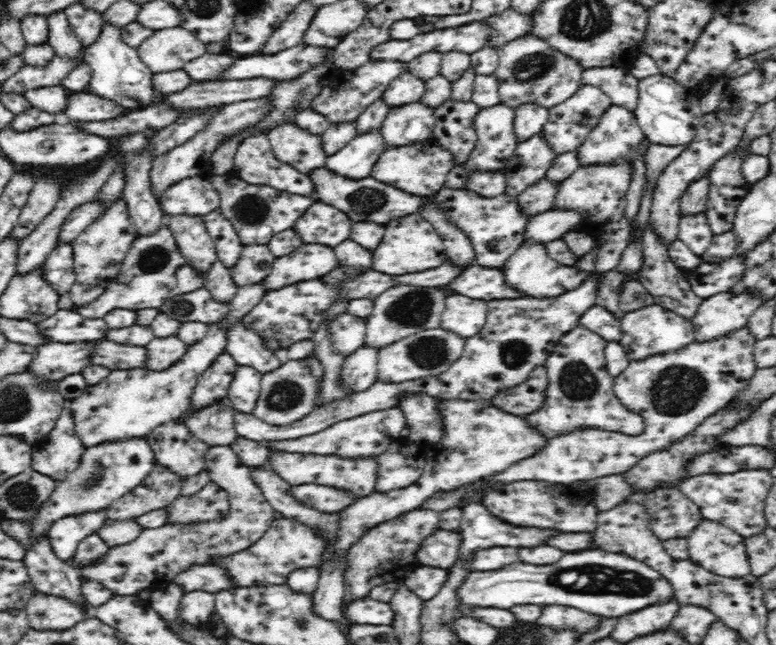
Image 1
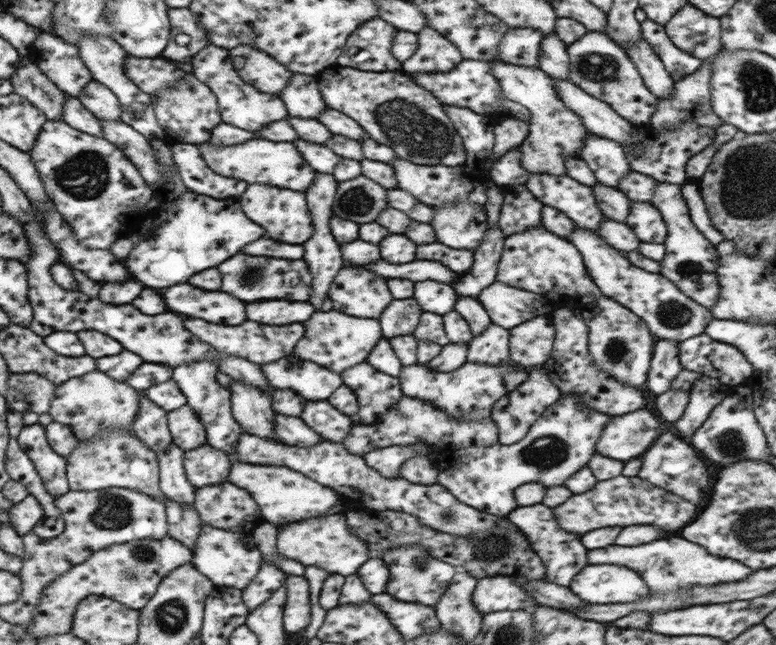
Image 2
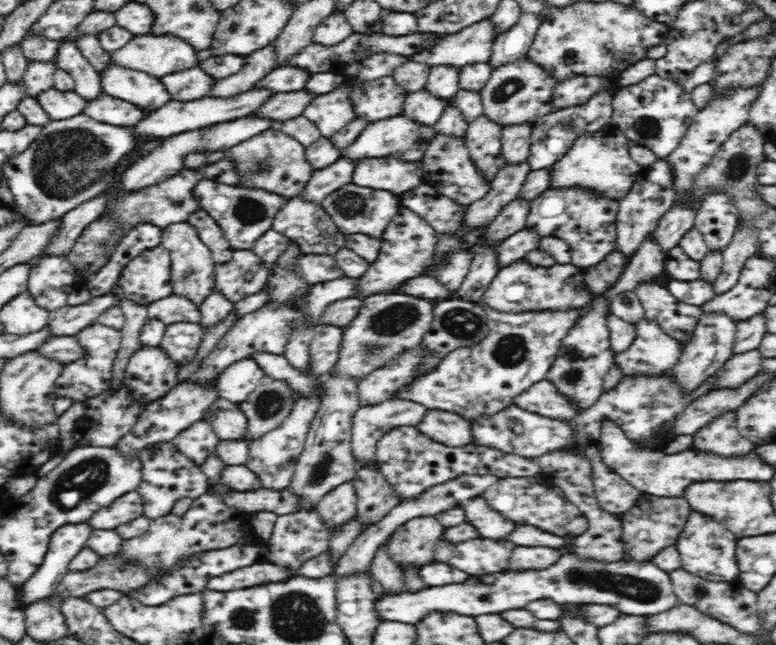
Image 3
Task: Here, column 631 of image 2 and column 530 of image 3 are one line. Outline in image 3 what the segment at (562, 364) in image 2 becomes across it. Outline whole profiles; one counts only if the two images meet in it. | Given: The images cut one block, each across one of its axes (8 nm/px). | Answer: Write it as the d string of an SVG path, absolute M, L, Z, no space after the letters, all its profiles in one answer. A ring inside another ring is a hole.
M548 379L539 380L533 385L526 392L522 392L522 395L516 396L513 404L528 412L556 420L568 421L576 413L580 413L579 408L566 399Z

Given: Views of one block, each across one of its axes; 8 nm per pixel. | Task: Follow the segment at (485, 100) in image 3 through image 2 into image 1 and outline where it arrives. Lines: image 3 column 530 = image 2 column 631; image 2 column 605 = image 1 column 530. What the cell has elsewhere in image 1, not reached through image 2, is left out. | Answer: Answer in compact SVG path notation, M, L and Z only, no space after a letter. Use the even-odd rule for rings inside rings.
M532 34L504 43L498 51L499 64L493 75L498 79L500 104L516 109L520 103L534 102L552 108L571 97L581 86L584 67L568 55L550 47L546 40Z

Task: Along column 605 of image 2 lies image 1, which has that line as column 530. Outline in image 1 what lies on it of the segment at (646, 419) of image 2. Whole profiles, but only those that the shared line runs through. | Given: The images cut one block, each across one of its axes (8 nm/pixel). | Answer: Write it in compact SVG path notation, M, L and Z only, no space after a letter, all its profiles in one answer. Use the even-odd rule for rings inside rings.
M471 400L437 401L437 409L441 414L443 435L438 442L426 444L421 451L425 459L422 476L410 486L385 493L370 493L360 497L357 502L341 510L338 518L338 536L334 544L334 552L330 560L321 562L319 566L319 581L313 593L314 612L318 617L340 622L345 596L344 568L349 548L363 536L369 528L378 526L381 522L396 518L414 509L419 509L426 500L438 492L452 492L486 476L504 472L519 460L528 458L541 450L548 442L535 428L532 428L523 416L504 412L489 403Z

